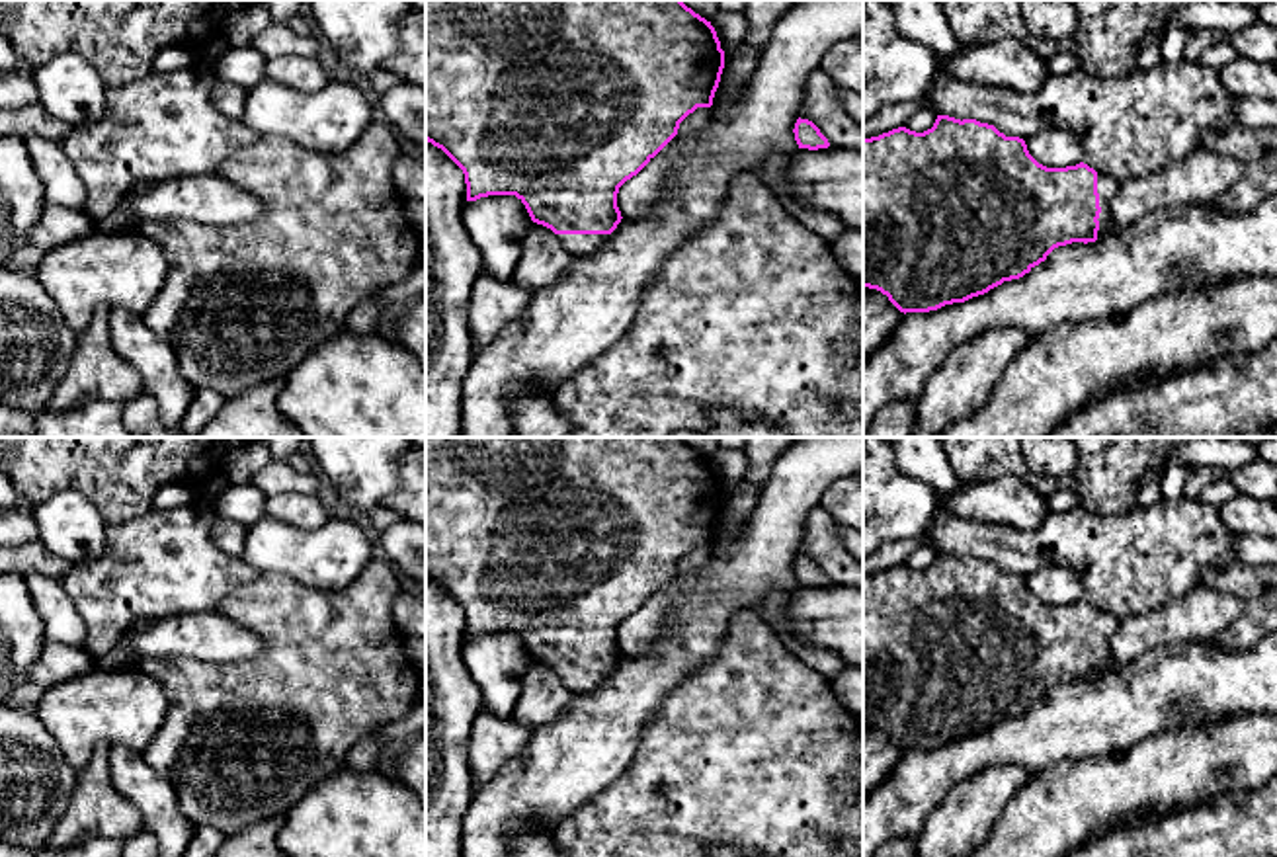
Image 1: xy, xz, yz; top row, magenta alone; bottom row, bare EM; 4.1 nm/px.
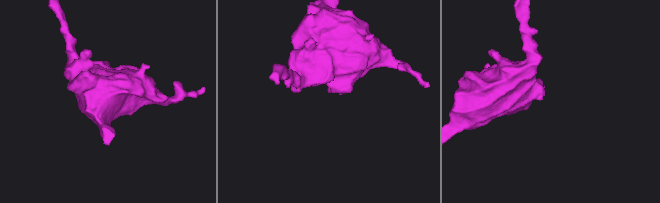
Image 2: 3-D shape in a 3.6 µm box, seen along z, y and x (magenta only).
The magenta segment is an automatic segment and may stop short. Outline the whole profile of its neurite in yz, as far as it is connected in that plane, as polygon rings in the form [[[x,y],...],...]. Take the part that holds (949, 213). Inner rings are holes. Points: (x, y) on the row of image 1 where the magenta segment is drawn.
[[[937,115],[933,127],[924,133],[898,127],[879,137],[863,139],[863,287],[881,291],[904,314],[929,312],[945,305],[965,303],[972,297],[988,293],[1004,281],[1023,277],[1035,265],[1045,262],[1047,256],[1058,246],[1072,242],[1088,244],[1101,238],[1099,230],[1113,223],[1111,199],[1117,193],[1117,187],[1117,180],[1095,172],[1084,162],[1066,168],[1047,168],[1029,154],[1023,139],[1006,137],[994,125],[980,123],[976,119],[961,121],[949,115]]]

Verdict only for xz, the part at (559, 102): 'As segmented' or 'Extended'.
Extended

